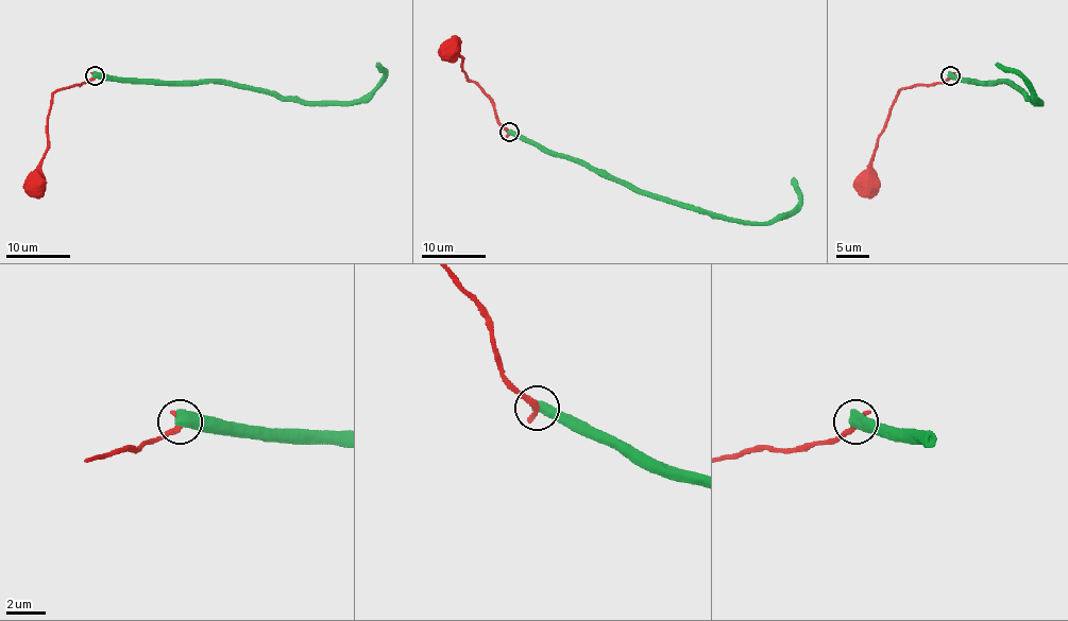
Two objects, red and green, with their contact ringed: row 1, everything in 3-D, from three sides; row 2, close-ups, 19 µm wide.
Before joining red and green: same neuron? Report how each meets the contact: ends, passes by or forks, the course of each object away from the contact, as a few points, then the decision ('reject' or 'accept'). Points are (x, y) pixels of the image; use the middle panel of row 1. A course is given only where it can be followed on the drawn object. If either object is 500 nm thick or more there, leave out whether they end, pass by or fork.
red via (509, 132), (499, 122), (494, 103), (467, 79), (462, 59), (455, 53), (455, 42), (448, 48) | green via (509, 132), (556, 153), (576, 157), (638, 188), (748, 222), (775, 222), (799, 203), (793, 177) | reject

